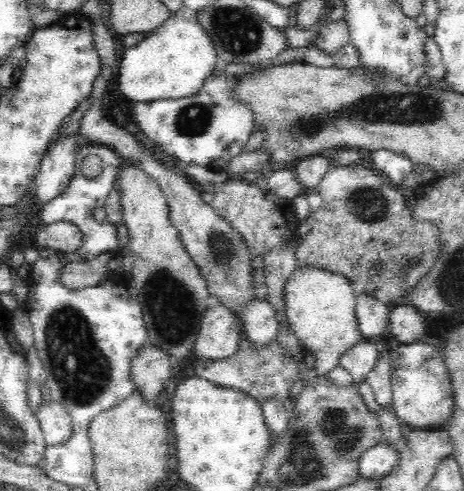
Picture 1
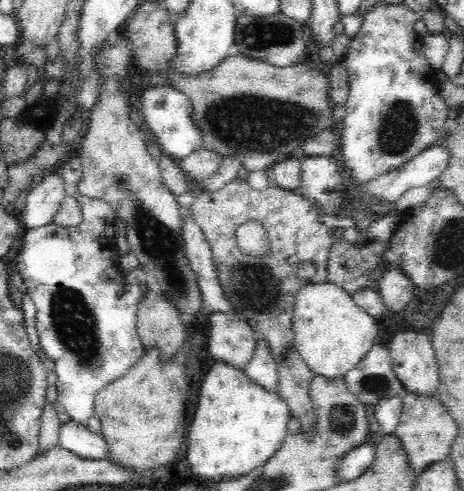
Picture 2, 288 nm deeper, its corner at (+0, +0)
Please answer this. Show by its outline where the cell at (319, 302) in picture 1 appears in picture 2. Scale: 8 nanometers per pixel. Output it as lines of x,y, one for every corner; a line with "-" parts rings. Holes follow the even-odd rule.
308,284
296,294
294,302
294,350
306,366
316,374
332,380
344,378
352,372
364,356
374,348
374,340
378,336
378,320
370,316
356,300
338,284

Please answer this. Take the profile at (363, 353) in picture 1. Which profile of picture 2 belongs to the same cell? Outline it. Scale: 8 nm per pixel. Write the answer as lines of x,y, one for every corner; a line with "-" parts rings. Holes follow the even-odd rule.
374,346
342,380
348,392
352,392
364,406
376,406
384,398
402,398
408,394
392,370
390,350
382,346

